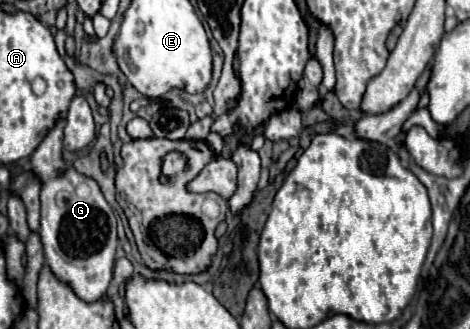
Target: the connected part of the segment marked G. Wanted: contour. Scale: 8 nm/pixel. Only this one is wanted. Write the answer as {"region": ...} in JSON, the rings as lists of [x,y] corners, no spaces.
{"region":[[[64,120],[50,130],[40,146],[30,156],[30,172],[40,180],[40,238],[44,244],[46,264],[62,282],[68,282],[74,292],[86,300],[98,300],[110,286],[114,254],[116,254],[116,216],[96,180],[74,170],[62,154]]]}

